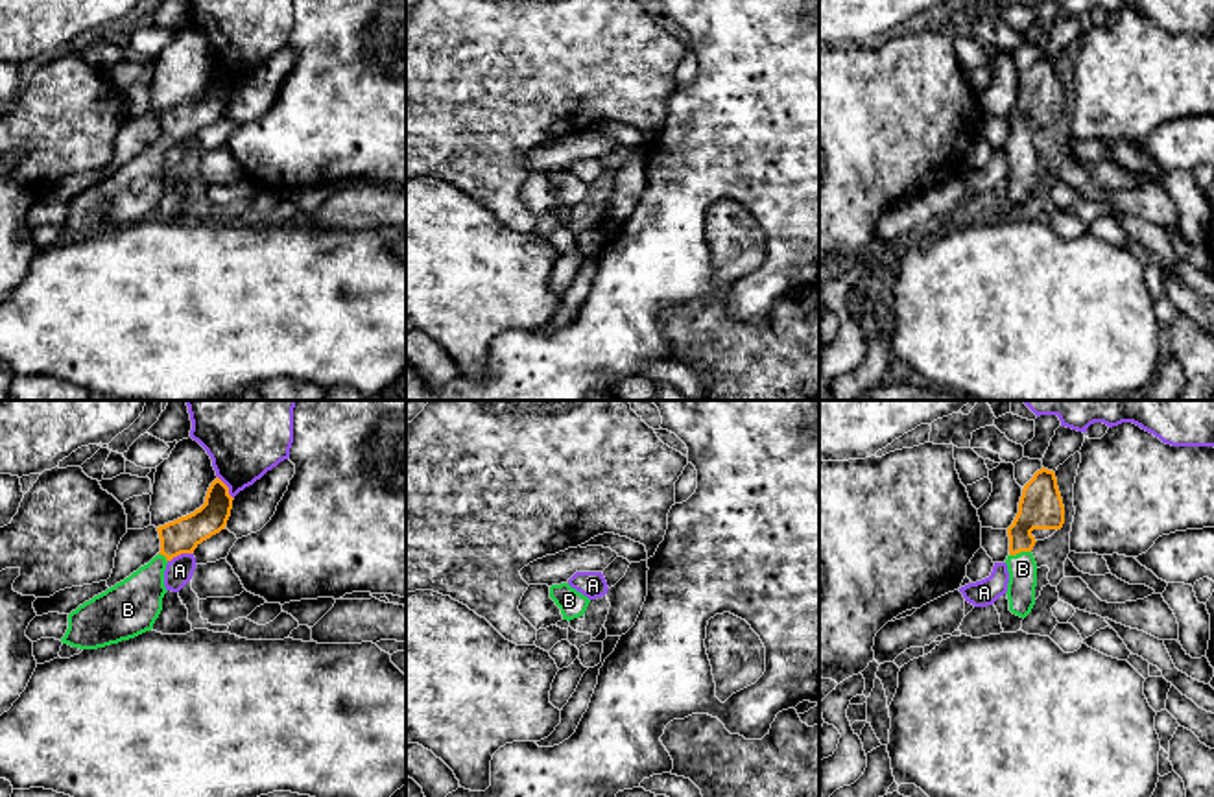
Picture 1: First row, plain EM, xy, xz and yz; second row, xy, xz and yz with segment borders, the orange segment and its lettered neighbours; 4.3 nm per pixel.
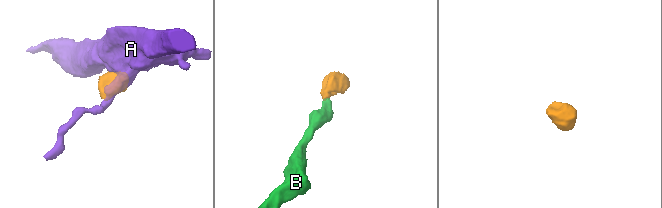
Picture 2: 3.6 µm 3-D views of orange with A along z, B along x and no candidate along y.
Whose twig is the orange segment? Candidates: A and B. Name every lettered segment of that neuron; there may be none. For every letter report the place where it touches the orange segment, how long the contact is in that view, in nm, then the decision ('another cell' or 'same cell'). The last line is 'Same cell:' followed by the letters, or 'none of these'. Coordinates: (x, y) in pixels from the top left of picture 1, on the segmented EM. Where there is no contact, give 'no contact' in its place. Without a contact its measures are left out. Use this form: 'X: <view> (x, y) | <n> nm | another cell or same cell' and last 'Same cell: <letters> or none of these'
A: xy (179, 554) | 120 nm | another cell
B: yz (1019, 552) | 100 nm | same cell
Same cell: B

